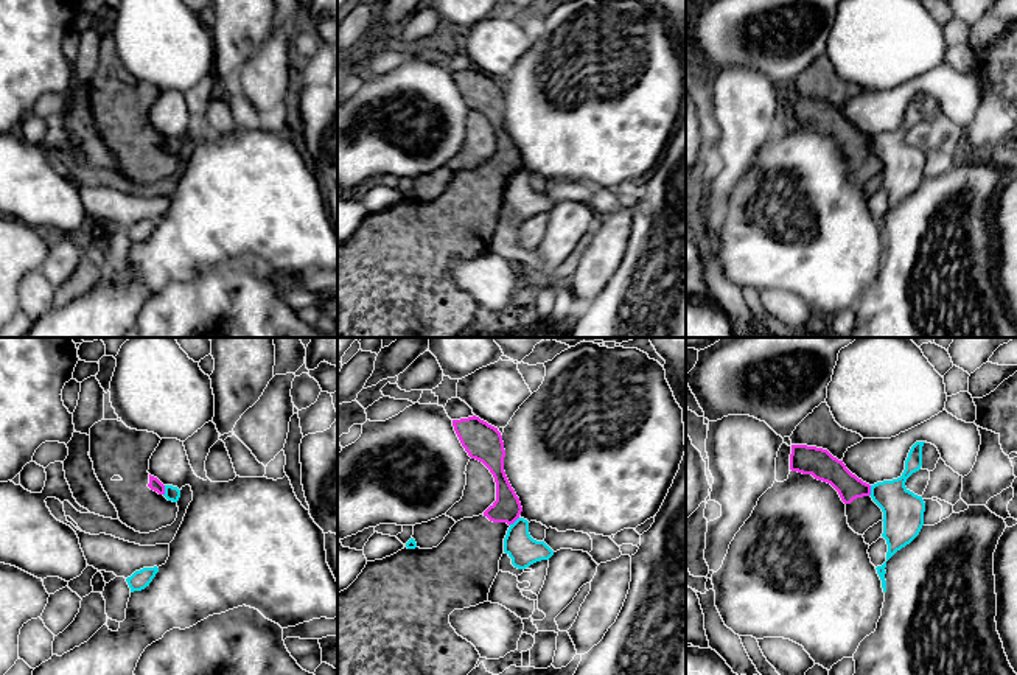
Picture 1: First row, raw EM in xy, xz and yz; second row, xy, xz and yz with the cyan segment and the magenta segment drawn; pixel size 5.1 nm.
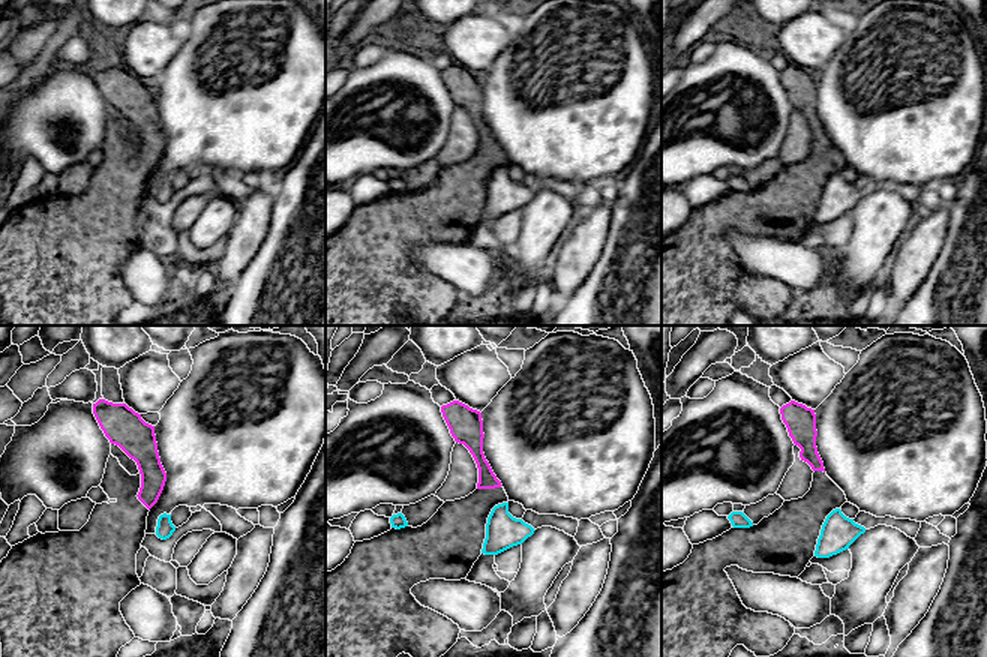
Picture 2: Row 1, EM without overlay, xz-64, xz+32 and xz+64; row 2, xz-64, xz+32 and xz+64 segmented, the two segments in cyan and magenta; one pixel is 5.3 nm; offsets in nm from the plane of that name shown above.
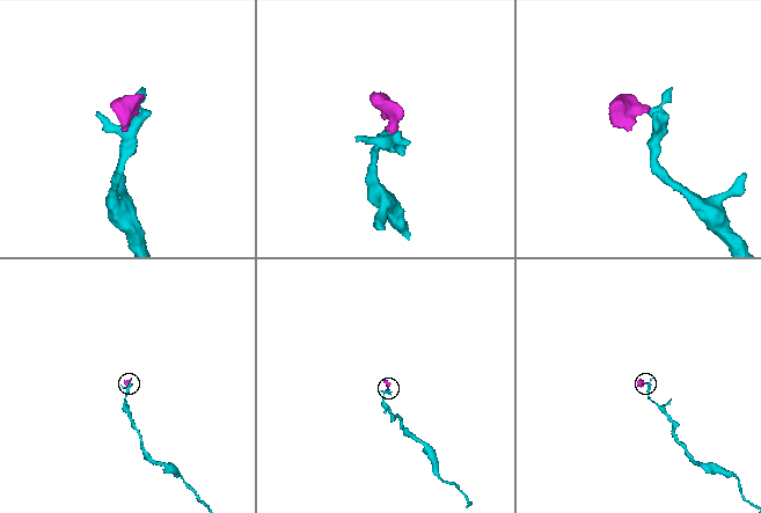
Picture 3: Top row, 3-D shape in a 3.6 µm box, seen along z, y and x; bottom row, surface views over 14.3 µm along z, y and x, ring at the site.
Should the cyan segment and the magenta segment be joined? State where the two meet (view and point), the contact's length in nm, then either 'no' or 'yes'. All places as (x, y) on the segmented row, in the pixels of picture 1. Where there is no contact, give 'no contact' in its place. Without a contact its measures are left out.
yz (871, 490) | 60 nm | no

